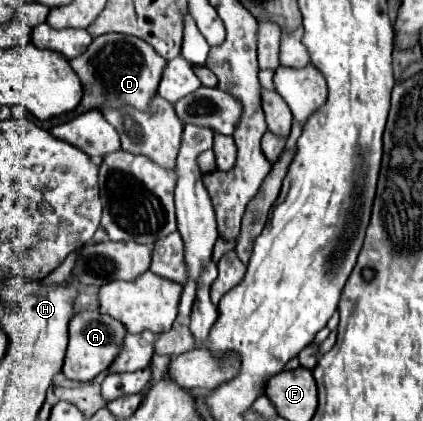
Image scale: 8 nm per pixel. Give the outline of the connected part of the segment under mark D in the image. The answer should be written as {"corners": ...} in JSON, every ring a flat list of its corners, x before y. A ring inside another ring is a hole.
{"corners":[[104,34,94,38,94,42,86,48,82,56,70,60,70,66,80,78,84,88,82,102,74,110,76,114,102,110,102,108,122,108,122,106,132,106,144,112,150,110,152,98,158,92,158,84,166,60,158,56,158,52,154,52,150,44,146,44,136,36]]}

